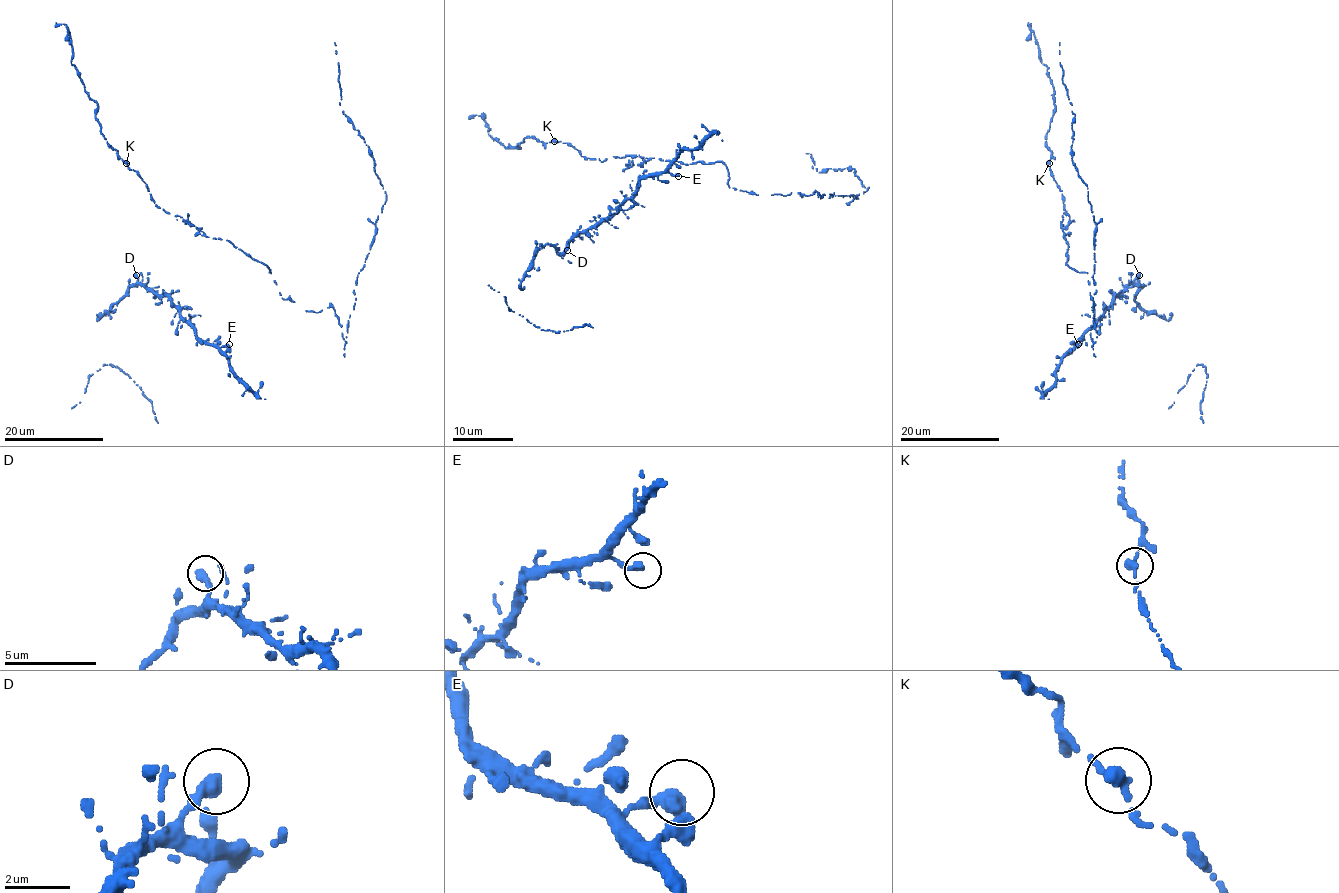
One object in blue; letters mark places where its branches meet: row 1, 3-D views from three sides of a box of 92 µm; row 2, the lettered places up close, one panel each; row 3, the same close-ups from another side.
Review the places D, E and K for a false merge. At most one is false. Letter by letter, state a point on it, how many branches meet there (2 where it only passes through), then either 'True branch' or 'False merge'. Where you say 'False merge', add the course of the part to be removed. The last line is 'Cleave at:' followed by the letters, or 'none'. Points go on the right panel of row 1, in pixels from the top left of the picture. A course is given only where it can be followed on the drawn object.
D: Place: (1139, 275). Branches: 1. True branch
E: Place: (1078, 344). Branches: 1. True branch
K: Place: (1049, 163). Branches: 1. True branch
Cleave at: none

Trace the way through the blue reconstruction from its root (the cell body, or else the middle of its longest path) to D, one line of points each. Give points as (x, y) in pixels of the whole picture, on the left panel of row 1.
D: (229, 344), (205, 344), (174, 303), (166, 296), (146, 289), (136, 275)

